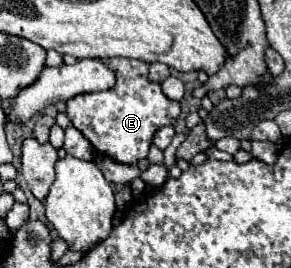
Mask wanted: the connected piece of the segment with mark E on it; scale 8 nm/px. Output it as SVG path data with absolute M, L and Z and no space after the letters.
M126 57L106 59L104 63L116 69L116 85L108 91L72 97L66 103L66 115L98 153L110 157L116 163L136 165L148 155L154 133L160 127L172 125L176 121L180 115L180 103L168 101L160 89L160 83L152 83L148 79L148 63Z

